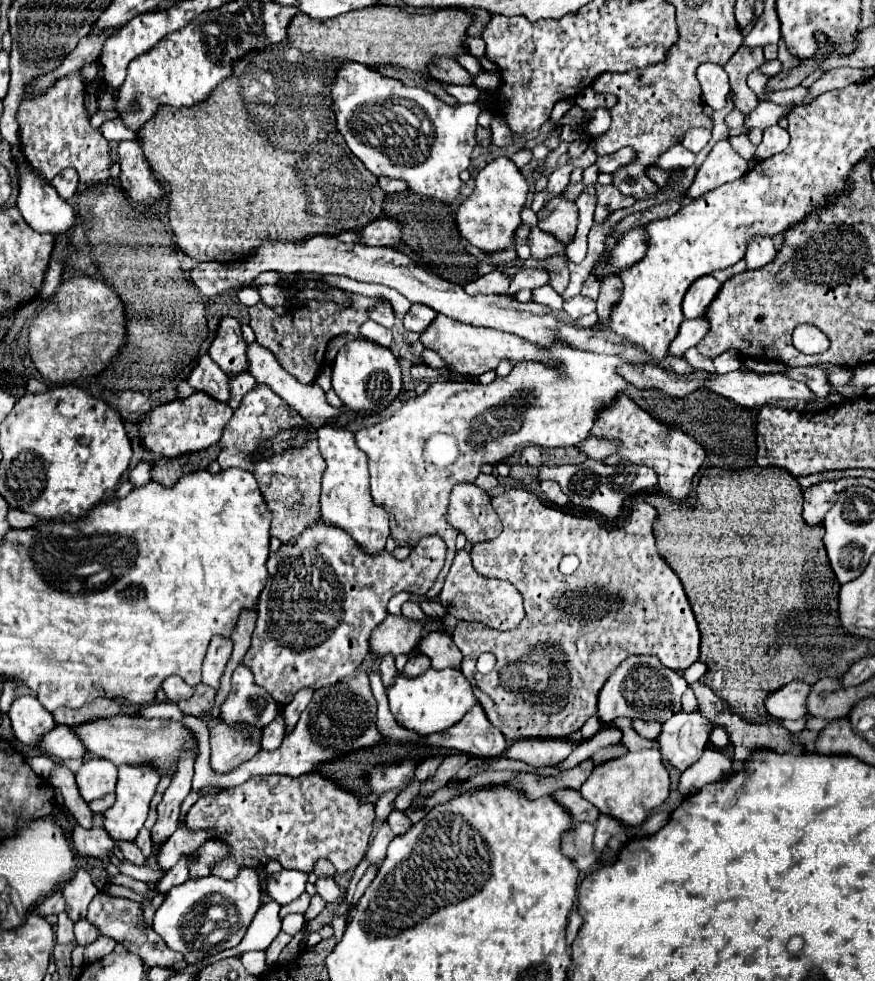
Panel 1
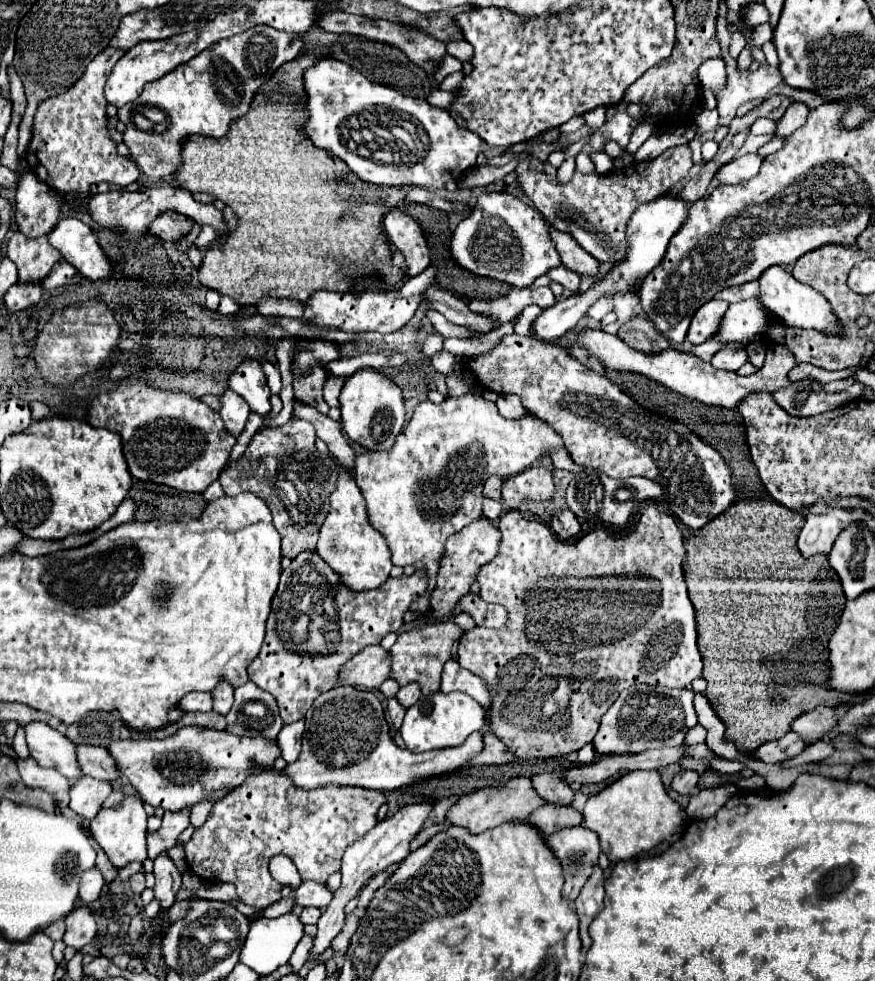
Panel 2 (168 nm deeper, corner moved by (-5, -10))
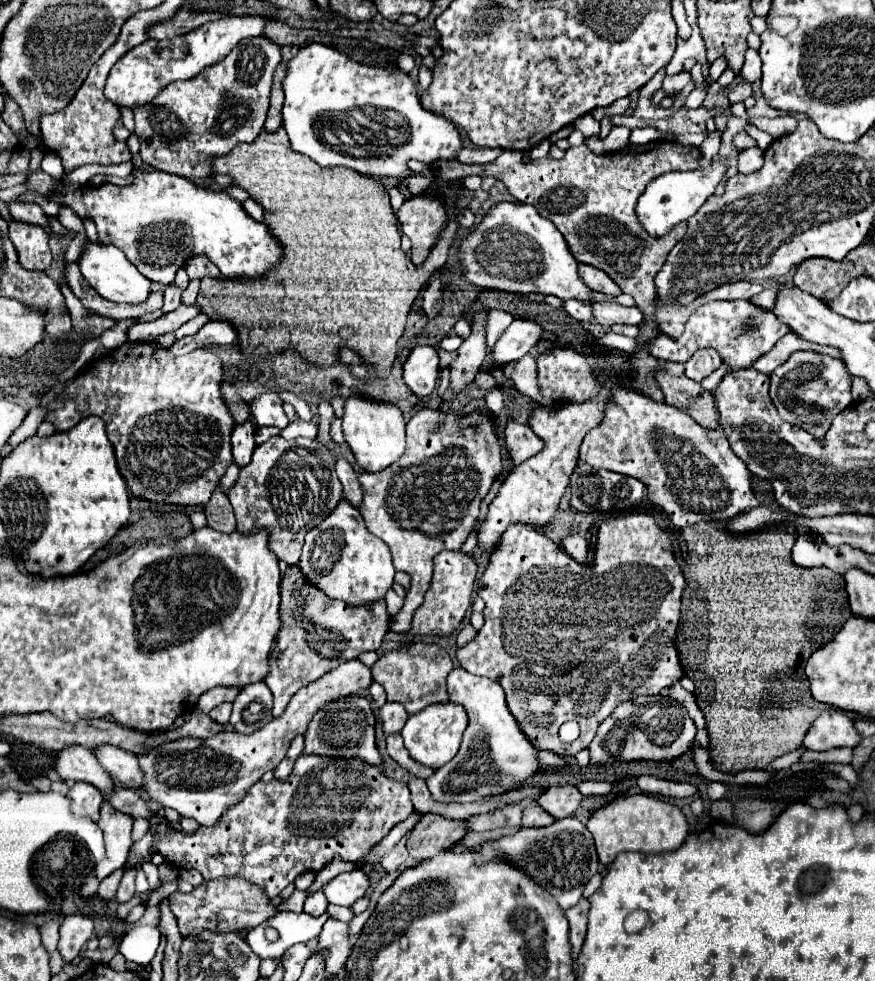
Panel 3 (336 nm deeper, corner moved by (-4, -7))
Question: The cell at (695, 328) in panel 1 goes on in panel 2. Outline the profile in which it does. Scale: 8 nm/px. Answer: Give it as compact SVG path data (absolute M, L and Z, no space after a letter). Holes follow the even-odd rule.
M761 299L733 303L723 315L723 323L719 325L719 335L715 335L715 341L747 345L759 339L765 323L767 313Z

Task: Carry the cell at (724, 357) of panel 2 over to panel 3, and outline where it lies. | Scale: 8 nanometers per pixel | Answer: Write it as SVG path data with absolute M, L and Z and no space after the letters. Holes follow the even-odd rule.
M706 348L706 350L698 350L684 366L686 366L688 378L702 382L706 376L710 376L714 370L722 366L722 360L718 358L718 352L714 352L712 348Z

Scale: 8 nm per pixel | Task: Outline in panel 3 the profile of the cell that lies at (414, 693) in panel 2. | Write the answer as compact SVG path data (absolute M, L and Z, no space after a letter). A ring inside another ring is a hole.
M386 702L380 708L380 718L382 718L382 732L386 736L390 736L390 734L402 732L402 728L404 728L404 724L408 720L408 714L406 714L406 710L404 710L402 704Z

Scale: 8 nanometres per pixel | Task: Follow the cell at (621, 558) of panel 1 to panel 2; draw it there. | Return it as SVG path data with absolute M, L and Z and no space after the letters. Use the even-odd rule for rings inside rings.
M645 507L637 525L635 525L635 539L613 539L608 530L598 527L591 533L587 533L581 539L569 541L569 539L559 539L547 523L541 521L529 521L521 517L519 511L507 511L499 519L499 531L503 535L503 543L499 547L497 557L483 565L479 569L477 581L481 585L479 595L489 601L489 603L499 603L509 611L509 625L499 630L485 627L473 627L463 633L459 639L459 649L457 649L457 661L461 667L473 671L479 675L485 683L487 689L491 689L491 711L489 711L489 729L491 733L505 743L505 747L517 757L517 759L545 759L545 757L563 757L571 751L579 751L583 745L591 743L593 737L597 735L599 721L605 715L605 711L613 705L613 701L619 697L619 693L635 683L649 683L649 685L667 685L667 687L687 687L693 679L701 677L703 669L703 659L699 653L697 645L697 625L695 625L695 611L693 605L687 597L687 587L681 571L681 561L683 561L683 537L681 531L675 523L675 519L669 513L661 513L655 507ZM635 579L653 579L655 583L651 585L635 585Z

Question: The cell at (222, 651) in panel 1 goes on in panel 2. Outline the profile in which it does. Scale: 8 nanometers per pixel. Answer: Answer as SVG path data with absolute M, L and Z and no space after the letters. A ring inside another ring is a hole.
M223 679L217 683L215 691L211 691L213 697L213 711L219 711L221 715L227 715L227 711L233 705L233 687L231 683L223 683Z

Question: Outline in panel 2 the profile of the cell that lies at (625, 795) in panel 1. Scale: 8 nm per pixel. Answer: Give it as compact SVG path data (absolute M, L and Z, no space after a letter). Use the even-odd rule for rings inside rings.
M629 771L587 799L583 819L583 825L599 835L601 851L607 853L611 861L621 861L653 849L671 835L681 835L681 825L687 821L687 815L669 797L657 771Z

